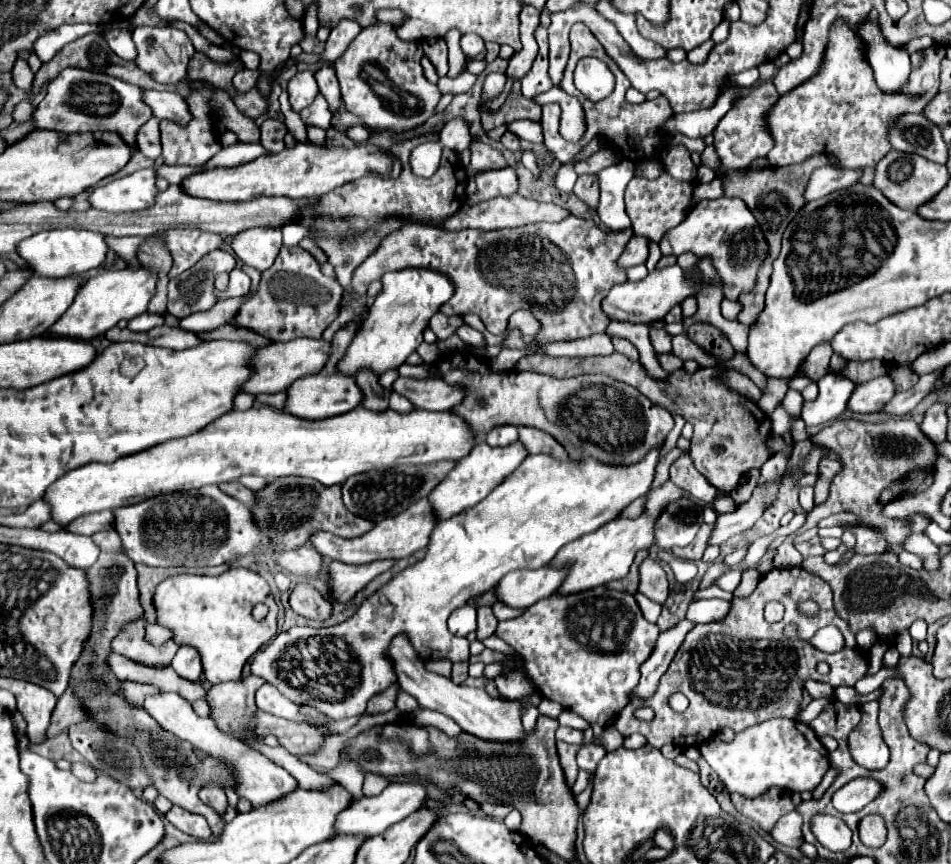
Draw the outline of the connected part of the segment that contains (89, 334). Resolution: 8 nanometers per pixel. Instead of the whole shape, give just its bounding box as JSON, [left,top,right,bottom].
[51,264,159,340]

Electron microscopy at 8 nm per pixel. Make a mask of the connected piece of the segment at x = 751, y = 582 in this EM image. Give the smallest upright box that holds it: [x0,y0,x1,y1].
[733,570,761,598]

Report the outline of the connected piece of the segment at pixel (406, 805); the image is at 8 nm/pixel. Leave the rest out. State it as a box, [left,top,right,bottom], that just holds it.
[335,782,427,836]

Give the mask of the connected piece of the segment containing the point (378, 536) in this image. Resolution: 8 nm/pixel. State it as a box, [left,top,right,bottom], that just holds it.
[309,498,435,564]

